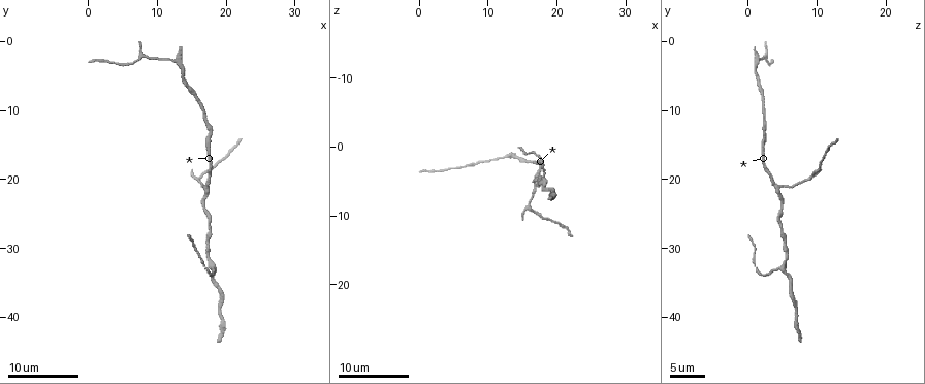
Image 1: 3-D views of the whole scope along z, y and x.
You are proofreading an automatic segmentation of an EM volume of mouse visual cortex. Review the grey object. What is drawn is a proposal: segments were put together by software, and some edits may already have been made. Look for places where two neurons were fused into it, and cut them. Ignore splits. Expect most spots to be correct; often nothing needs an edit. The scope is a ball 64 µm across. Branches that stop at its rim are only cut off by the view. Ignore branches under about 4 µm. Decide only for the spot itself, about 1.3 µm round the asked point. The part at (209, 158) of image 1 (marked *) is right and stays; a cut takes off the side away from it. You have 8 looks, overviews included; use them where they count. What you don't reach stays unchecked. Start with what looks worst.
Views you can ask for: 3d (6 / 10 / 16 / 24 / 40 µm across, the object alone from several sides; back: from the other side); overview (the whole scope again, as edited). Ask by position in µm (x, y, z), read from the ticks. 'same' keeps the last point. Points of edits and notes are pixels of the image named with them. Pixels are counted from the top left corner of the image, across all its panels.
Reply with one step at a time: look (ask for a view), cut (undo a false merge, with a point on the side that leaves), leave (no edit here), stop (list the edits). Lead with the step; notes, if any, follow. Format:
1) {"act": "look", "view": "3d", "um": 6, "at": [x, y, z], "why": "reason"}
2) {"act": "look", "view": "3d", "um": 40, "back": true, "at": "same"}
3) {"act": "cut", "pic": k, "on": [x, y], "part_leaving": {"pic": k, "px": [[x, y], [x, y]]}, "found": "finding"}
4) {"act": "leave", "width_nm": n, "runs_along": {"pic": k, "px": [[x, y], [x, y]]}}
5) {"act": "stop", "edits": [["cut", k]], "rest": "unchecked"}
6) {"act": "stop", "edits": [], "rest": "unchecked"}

{"act": "look", "view": "3d", "um": 6, "at": [17.0, 21.0, 5.0], "why": "three arms meet"}

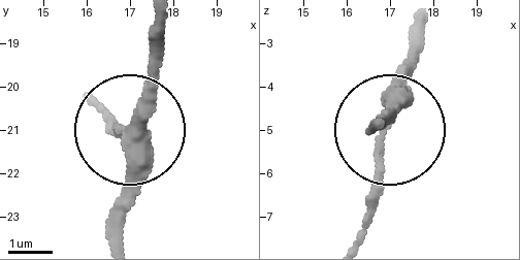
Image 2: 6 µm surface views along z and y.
{"act": "leave", "runs_along": {"pic": 2, "px": [[413, 19], [413, 63], [357, 236]]}, "found": "one neuron here"}

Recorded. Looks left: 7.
{"act": "look", "view": "3d", "um": 16, "at": [18.0, 32.5, 4.5], "why": "a fork"}

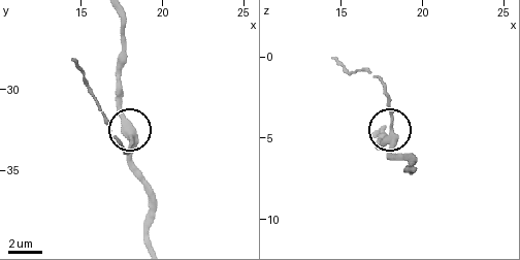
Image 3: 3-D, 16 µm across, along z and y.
{"act": "look", "view": "3d", "um": 16, "back": true, "at": [18.0, 32.9, 4.6]}

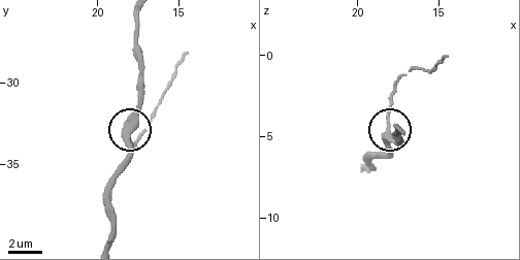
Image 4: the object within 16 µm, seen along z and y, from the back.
{"act": "leave", "found": "one neuron here"}

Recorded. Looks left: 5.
{"act": "look", "view": "3d", "um": 16, "at": [16.0, 8.5, 2.0], "why": "thick turns thin"}

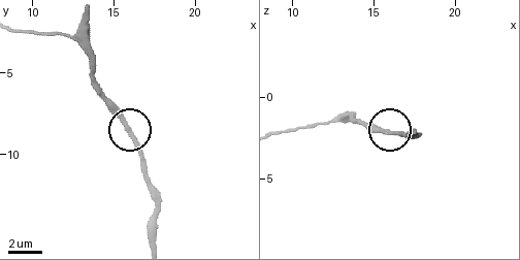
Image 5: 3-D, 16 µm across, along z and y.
{"act": "look", "view": "3d", "um": 16, "back": true, "at": [15.7, 8.3, 2.1]}

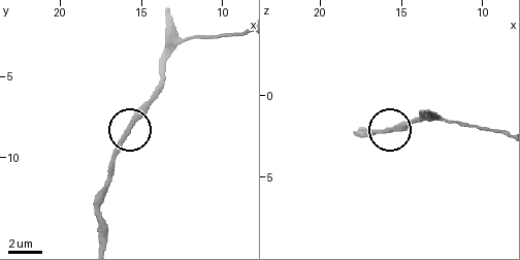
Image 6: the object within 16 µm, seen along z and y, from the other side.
{"act": "leave", "width_nm": 250, "runs_along": {"pic": 6, "px": [[100, 242], [100, 192], [115, 147], [133, 118], [161, 90]]}, "found": "all the same neuron"}

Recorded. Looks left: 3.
{"act": "stop", "edits": [], "rest": "unchecked"}

